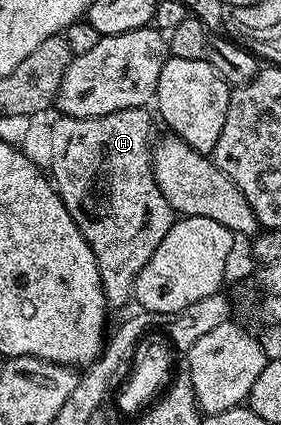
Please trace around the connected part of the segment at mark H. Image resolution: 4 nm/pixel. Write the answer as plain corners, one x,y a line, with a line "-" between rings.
142,107
139,109
115,111
111,115
99,115
98,117
67,117
61,115
58,116
58,121
49,129
50,170
48,169
48,172
51,174
51,180
57,190
57,194
63,199
63,203
67,207
71,219
75,219
75,227
79,227
83,239
87,239
87,243
95,255
95,263
99,267
99,279
103,283
105,299
110,306
130,304
133,295
133,280
137,278
137,272
147,263
147,259
151,259
155,247
163,239
163,235
167,235
167,231
171,228
175,220
173,208
169,206
167,199
163,199
163,191
159,191
159,187
153,178
153,159
151,156
148,112
150,113
148,108

